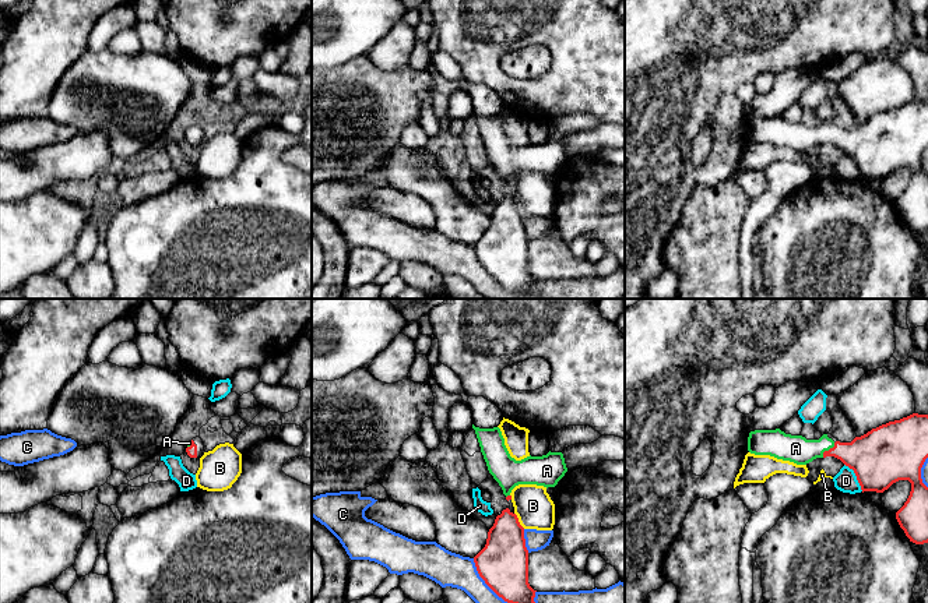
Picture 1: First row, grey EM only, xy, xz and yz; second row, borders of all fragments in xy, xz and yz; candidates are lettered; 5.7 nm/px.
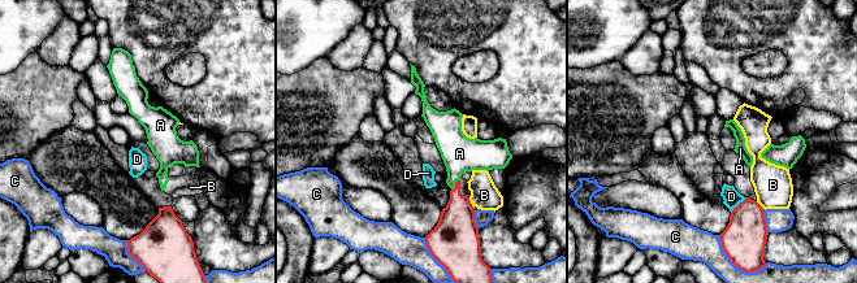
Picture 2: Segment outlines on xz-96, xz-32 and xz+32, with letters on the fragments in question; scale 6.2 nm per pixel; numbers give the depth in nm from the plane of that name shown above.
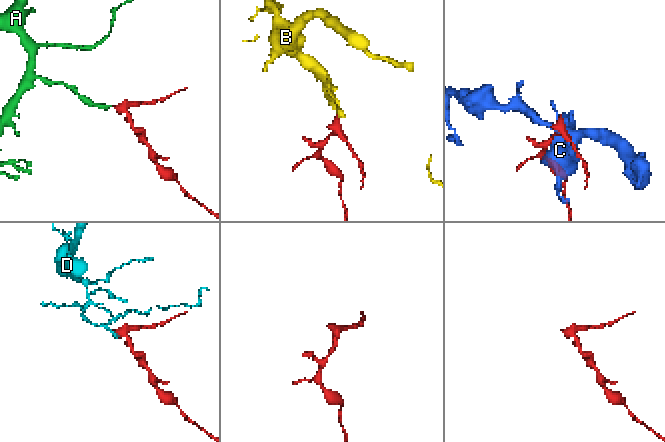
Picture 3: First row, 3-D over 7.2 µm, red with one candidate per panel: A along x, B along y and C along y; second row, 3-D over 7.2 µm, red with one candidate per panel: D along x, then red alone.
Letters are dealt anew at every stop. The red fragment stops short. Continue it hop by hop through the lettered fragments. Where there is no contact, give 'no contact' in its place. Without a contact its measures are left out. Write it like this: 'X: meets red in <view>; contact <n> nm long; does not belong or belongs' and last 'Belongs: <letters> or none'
A: meets red in yz; contact 120 nm long; belongs
B: meets red in xz; contact 110 nm long; does not belong
C: meets red in xz; contact 440 nm long; does not belong
D: meets red in yz; contact 190 nm long; does not belong
Belongs: A

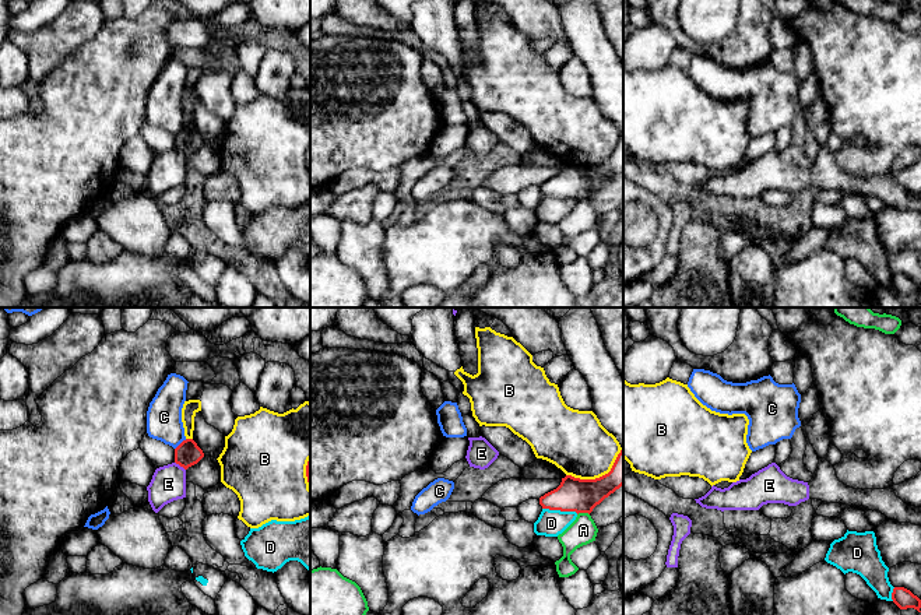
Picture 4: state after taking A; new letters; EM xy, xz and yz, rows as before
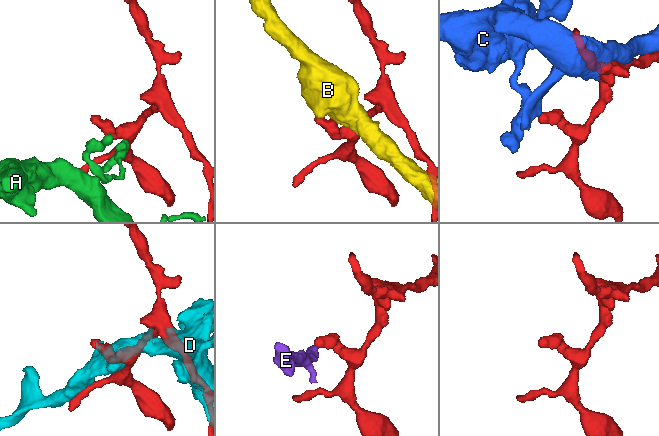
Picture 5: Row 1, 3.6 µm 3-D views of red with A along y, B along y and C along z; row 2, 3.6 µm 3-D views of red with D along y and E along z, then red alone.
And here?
A: meets red in xz; contact 70 nm long; does not belong
B: meets red in xz; contact 360 nm long; does not belong
C: meets red in xy; contact 90 nm long; does not belong
D: meets red in xz; contact 220 nm long; does not belong
E: meets red in xy; contact 80 nm long; does not belong
Belongs: none

